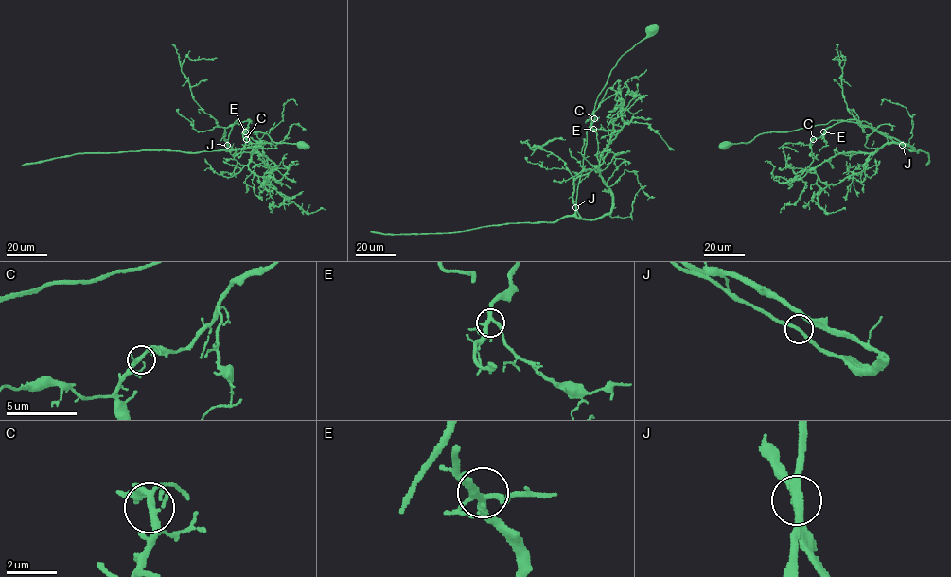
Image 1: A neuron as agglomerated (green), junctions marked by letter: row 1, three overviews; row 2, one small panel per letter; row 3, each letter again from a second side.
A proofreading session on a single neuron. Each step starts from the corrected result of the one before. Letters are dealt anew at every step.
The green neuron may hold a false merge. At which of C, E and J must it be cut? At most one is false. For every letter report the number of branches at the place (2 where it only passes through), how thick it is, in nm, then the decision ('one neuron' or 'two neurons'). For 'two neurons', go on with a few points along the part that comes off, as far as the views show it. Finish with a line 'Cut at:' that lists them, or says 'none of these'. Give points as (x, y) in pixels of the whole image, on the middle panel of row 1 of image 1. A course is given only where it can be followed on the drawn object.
C: 4 | 200 nm | one neuron
E: 4 | 280 nm | one neuron
J: 4 | 220 nm | one neuron
Cut at: none of these

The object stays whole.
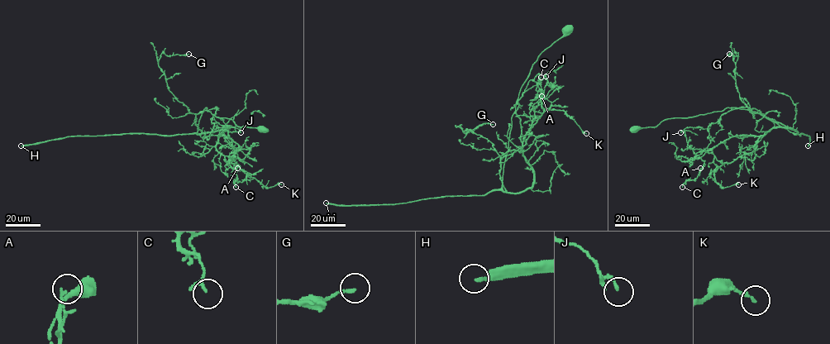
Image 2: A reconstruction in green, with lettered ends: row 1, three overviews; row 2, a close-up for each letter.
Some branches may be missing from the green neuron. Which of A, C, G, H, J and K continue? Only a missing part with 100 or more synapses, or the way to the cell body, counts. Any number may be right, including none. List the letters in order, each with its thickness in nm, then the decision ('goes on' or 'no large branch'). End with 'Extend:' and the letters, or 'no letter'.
A: 130 nm thick; no large branch
C: 170 nm thick; no large branch
G: 150 nm thick; no large branch
H: 190 nm thick; goes on
J: 150 nm thick; no large branch
K: 130 nm thick; no large branch
Extend: H

